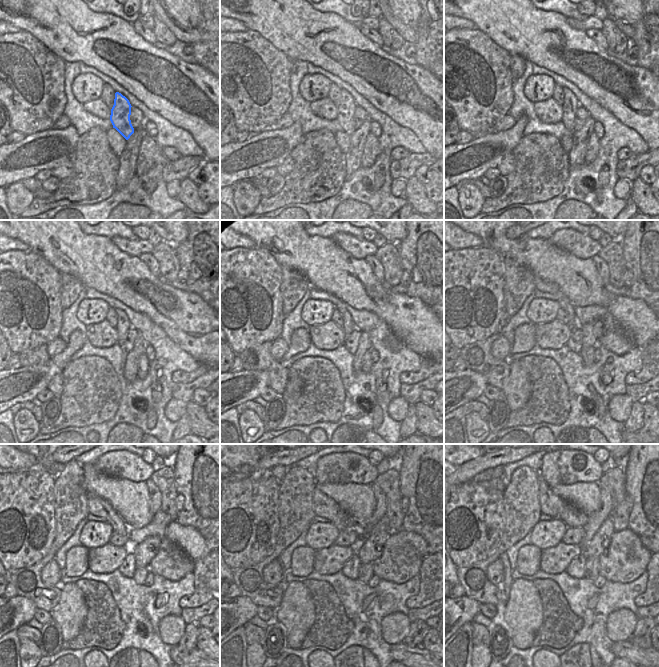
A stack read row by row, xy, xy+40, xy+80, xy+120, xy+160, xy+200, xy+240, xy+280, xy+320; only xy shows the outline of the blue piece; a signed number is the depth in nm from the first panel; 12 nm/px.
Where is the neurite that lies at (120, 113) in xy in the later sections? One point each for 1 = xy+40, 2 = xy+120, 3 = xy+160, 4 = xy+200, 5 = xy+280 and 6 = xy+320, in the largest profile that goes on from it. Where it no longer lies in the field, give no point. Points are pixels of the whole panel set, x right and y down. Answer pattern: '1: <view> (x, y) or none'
1: xy+40 (345, 117)
2: xy+120 (123, 326)
3: xy+160 (348, 326)
4: xy+200 (542, 285)
5: xy+280 (324, 506)
6: xy+320 (550, 504)

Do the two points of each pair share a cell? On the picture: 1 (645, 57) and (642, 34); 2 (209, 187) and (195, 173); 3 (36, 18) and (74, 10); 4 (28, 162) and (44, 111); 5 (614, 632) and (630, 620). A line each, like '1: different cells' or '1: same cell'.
1: same cell
2: different cells
3: same cell
4: different cells
5: same cell

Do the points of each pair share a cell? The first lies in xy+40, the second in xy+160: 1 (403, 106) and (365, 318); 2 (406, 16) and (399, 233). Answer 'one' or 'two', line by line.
1: two
2: one

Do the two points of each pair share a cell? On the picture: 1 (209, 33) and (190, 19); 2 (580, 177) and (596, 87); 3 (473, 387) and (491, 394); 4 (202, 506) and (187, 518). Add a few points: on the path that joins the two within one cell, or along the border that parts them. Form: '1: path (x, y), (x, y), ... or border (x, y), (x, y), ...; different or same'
1: border (201, 10), (201, 18), (196, 27); different
2: border (575, 86), (613, 114); different
3: border (488, 385), (482, 393); different
4: path (199, 510), (191, 514); same

